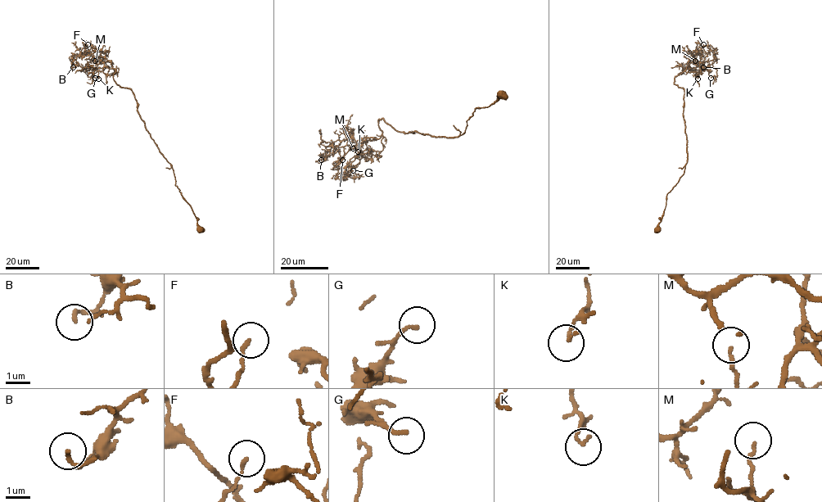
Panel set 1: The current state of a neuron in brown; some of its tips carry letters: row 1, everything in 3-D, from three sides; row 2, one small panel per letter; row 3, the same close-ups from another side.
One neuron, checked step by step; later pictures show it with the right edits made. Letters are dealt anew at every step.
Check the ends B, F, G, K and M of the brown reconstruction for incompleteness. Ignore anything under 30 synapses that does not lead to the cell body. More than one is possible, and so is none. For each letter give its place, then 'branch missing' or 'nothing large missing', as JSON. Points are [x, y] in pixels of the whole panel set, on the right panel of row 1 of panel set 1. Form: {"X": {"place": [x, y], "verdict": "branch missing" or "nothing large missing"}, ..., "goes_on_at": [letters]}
{"B": {"place": [703, 67], "verdict": "nothing large missing"}, "F": {"place": [703, 44], "verdict": "nothing large missing"}, "G": {"place": [711, 78], "verdict": "nothing large missing"}, "K": {"place": [697, 79], "verdict": "nothing large missing"}, "M": {"place": [695, 61], "verdict": "nothing large missing"}, "goes_on_at": []}

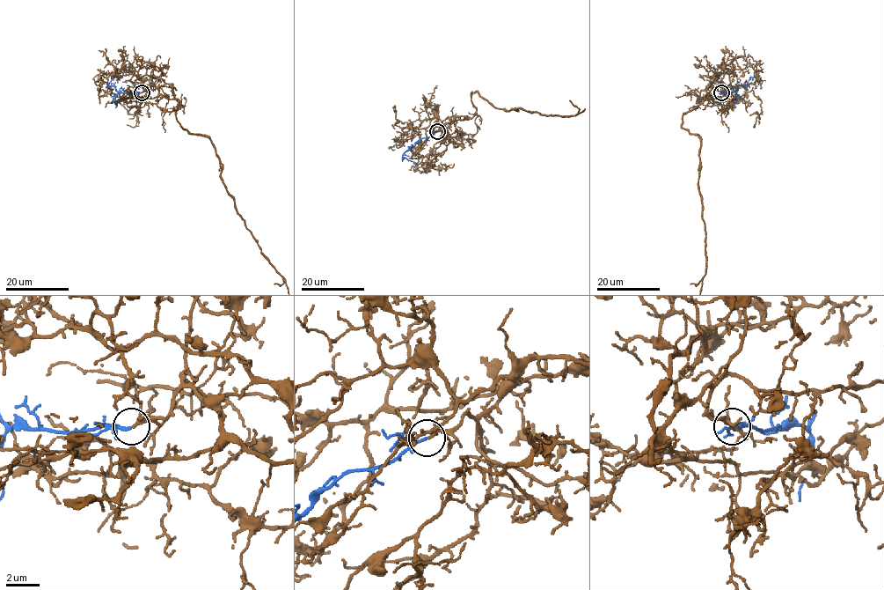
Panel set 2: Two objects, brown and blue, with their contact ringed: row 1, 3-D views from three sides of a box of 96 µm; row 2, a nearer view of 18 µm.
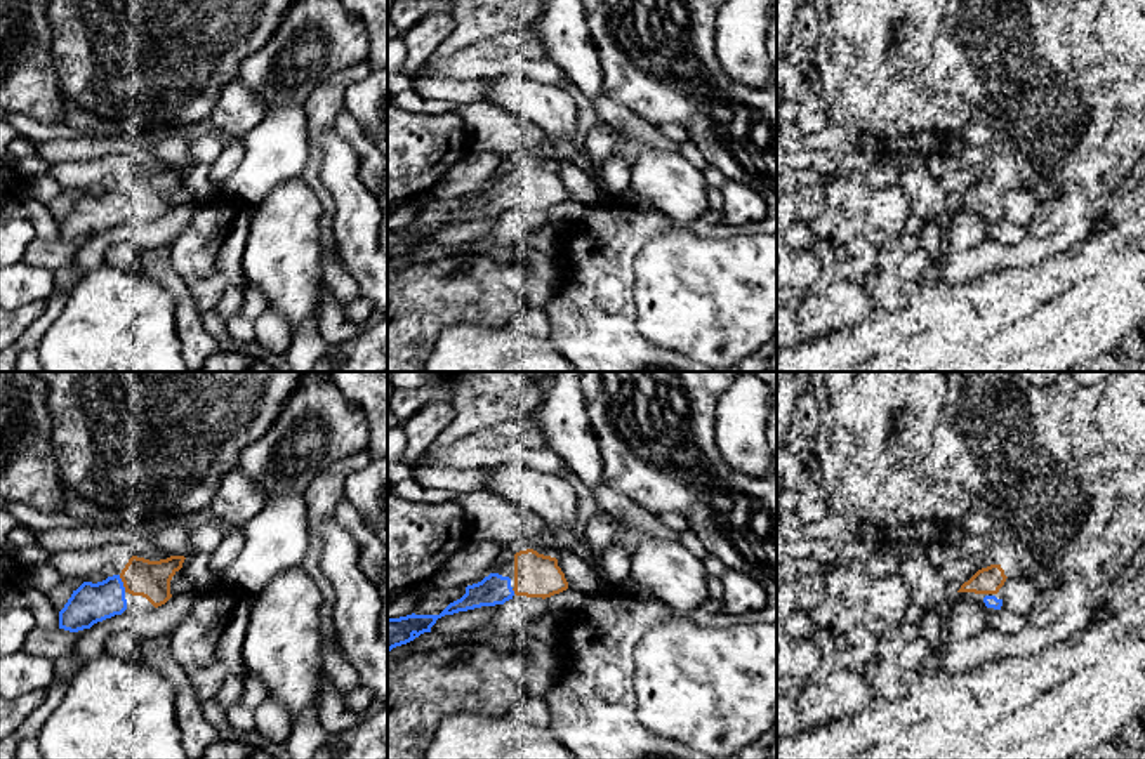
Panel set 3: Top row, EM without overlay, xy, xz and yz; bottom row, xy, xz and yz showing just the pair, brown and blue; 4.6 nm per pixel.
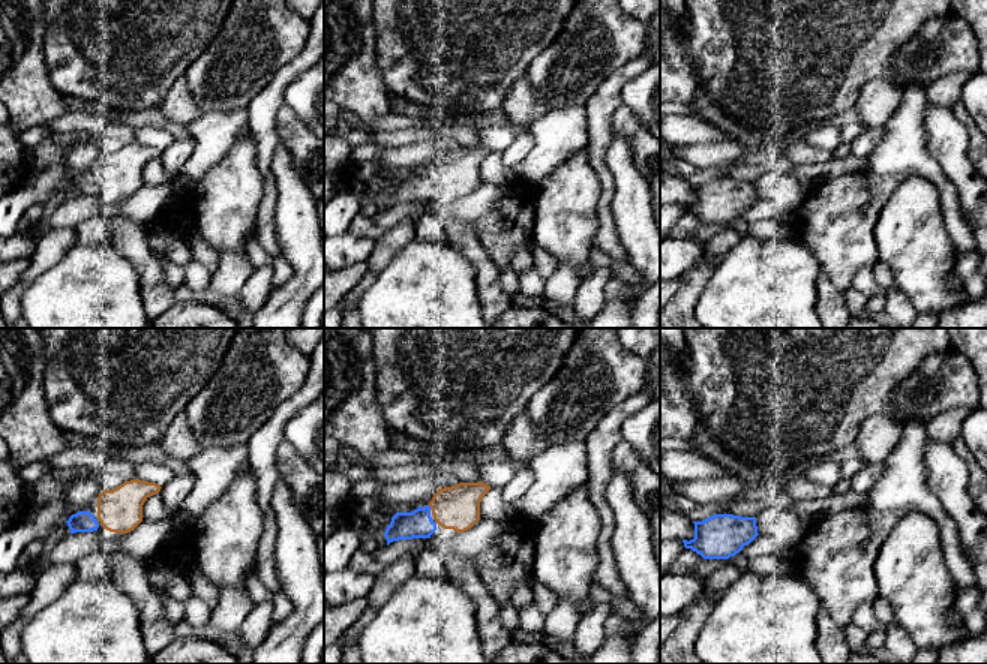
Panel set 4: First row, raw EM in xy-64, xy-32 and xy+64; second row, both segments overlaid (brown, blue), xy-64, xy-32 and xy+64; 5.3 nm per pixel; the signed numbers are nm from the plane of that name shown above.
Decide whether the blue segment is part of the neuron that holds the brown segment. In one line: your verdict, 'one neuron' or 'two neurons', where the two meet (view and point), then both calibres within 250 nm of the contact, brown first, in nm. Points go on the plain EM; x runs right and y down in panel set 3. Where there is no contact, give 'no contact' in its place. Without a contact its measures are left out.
one neuron; contact xy (124, 195); calibres 180 and 190 nm

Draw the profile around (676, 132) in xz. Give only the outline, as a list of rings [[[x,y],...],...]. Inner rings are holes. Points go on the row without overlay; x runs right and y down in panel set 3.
[[[664,123],[664,125],[660,125],[659,129],[660,129],[662,135],[664,135],[665,139],[672,141],[672,142],[681,144],[681,142],[690,141],[688,130],[686,130],[686,127],[681,125],[681,123]]]

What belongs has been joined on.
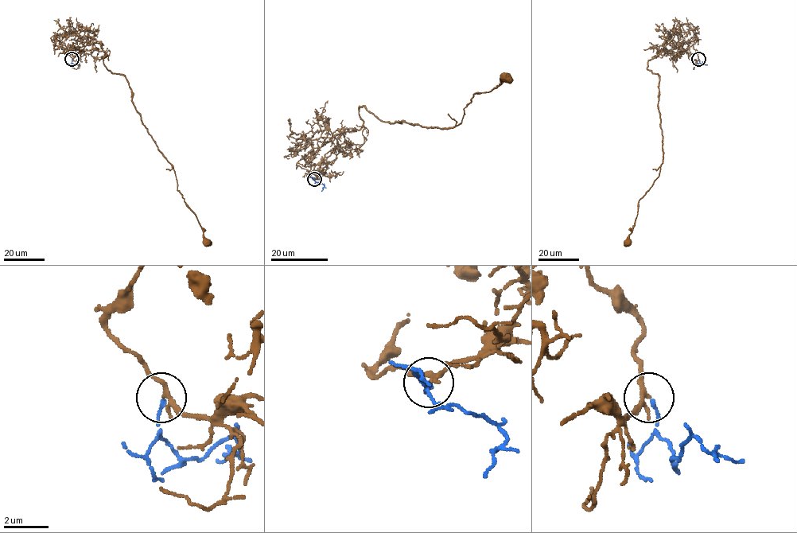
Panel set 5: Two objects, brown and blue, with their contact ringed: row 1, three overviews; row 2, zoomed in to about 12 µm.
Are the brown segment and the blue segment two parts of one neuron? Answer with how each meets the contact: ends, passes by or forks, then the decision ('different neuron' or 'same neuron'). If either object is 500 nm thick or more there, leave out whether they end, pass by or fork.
brown forks; blue ends; same neuron

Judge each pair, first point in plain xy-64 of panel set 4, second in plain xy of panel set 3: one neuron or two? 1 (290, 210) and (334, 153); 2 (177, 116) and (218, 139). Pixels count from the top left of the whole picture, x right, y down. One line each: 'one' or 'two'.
1: one
2: two

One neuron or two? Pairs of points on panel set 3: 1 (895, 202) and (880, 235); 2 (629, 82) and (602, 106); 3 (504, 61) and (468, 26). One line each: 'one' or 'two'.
1: one
2: two
3: two

